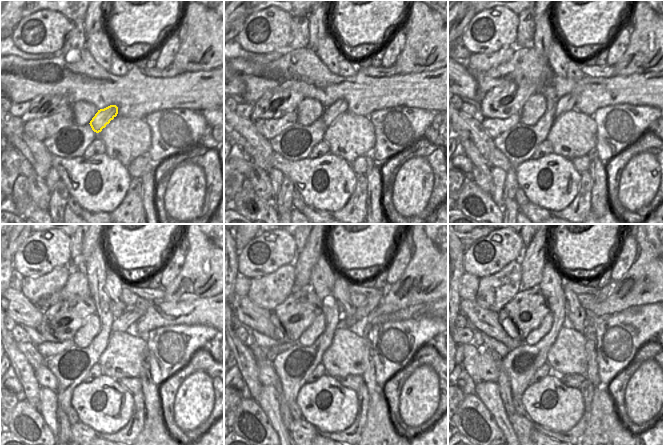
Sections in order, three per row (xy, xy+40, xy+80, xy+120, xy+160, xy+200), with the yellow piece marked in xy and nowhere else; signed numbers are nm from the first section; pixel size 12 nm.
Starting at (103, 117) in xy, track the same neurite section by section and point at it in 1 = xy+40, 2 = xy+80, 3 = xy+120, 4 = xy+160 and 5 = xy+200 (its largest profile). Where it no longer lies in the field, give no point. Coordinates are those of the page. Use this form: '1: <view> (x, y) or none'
1: xy+40 (339, 107)
2: xy+80 (566, 103)
3: xy+120 (121, 324)
4: xy+160 (372, 302)
5: xy+200 (603, 293)

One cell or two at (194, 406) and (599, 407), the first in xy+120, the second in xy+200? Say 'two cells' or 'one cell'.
two cells

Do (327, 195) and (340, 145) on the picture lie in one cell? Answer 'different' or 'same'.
different

